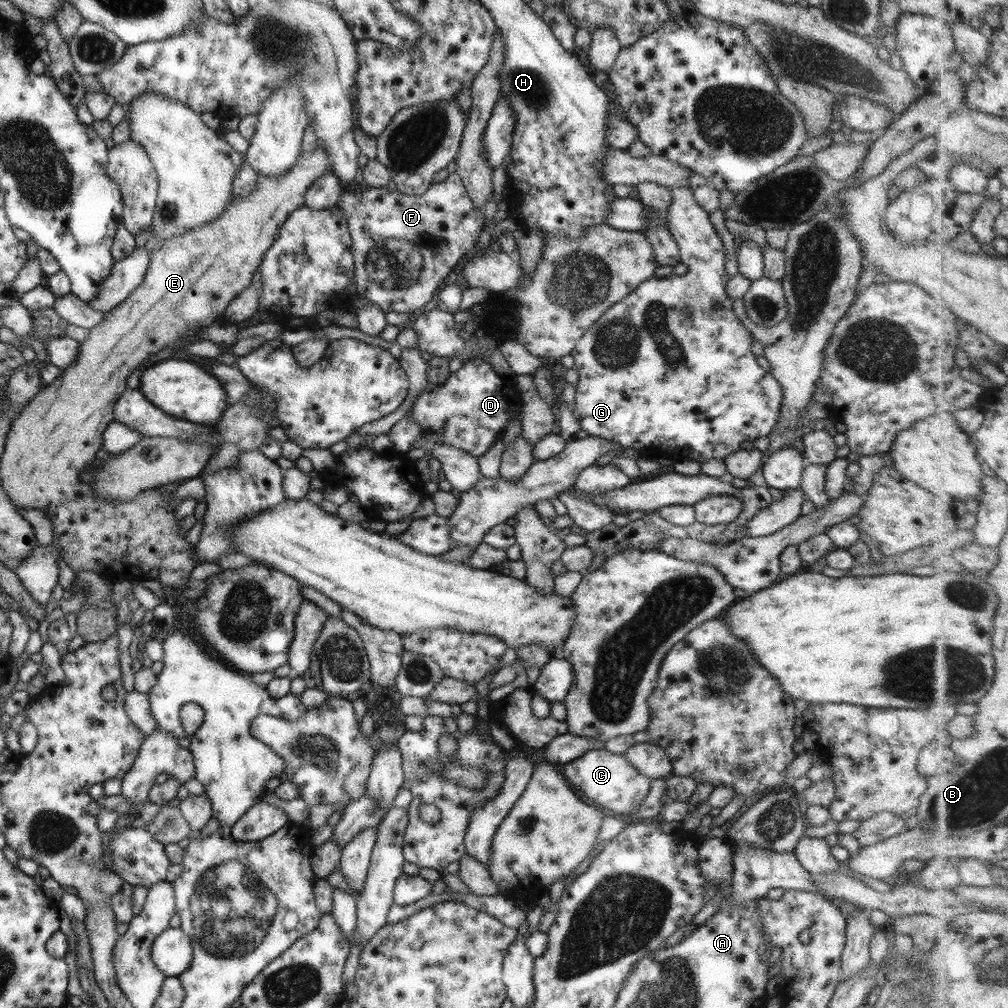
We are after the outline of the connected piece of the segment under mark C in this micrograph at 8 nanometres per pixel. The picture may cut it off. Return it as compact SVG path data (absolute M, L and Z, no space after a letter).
M604 748L584 752L562 765L560 771L571 786L577 786L595 804L627 820L632 820L633 812L641 806L649 790L650 778L629 763L625 755L614 754Z

